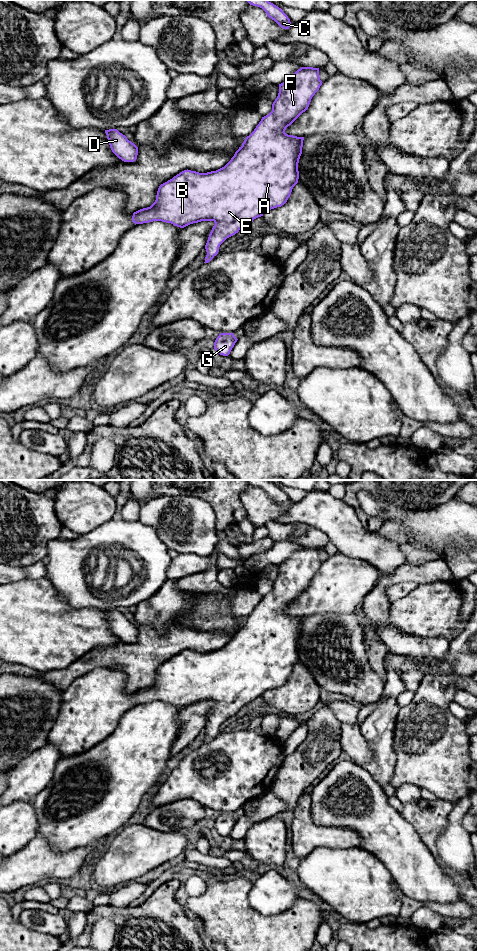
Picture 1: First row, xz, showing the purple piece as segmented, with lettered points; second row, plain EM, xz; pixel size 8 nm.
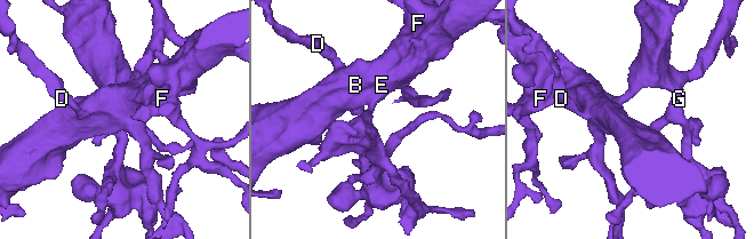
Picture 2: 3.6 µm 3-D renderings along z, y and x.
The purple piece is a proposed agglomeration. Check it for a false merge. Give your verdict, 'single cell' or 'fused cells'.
single cell

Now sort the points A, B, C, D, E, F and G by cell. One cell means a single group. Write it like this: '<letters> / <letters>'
A B C D E F G

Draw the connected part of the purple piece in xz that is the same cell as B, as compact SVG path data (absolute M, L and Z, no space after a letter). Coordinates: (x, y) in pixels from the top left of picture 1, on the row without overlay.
M301 547L288 556L283 563L279 564L279 573L272 584L272 591L262 597L254 611L245 618L242 626L224 647L207 653L199 653L188 649L180 652L159 666L156 680L150 687L133 693L132 702L136 705L162 701L184 708L201 701L213 701L215 705L205 725L207 735L204 743L210 742L218 734L220 725L227 718L238 713L242 707L252 704L254 699L263 696L265 692L281 687L287 682L293 667L298 663L298 643L302 634L304 617L288 615L285 610L308 589L312 577L321 565L319 548Z

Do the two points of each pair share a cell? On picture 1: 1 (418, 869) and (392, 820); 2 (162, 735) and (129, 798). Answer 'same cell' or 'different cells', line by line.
1: same cell
2: same cell

